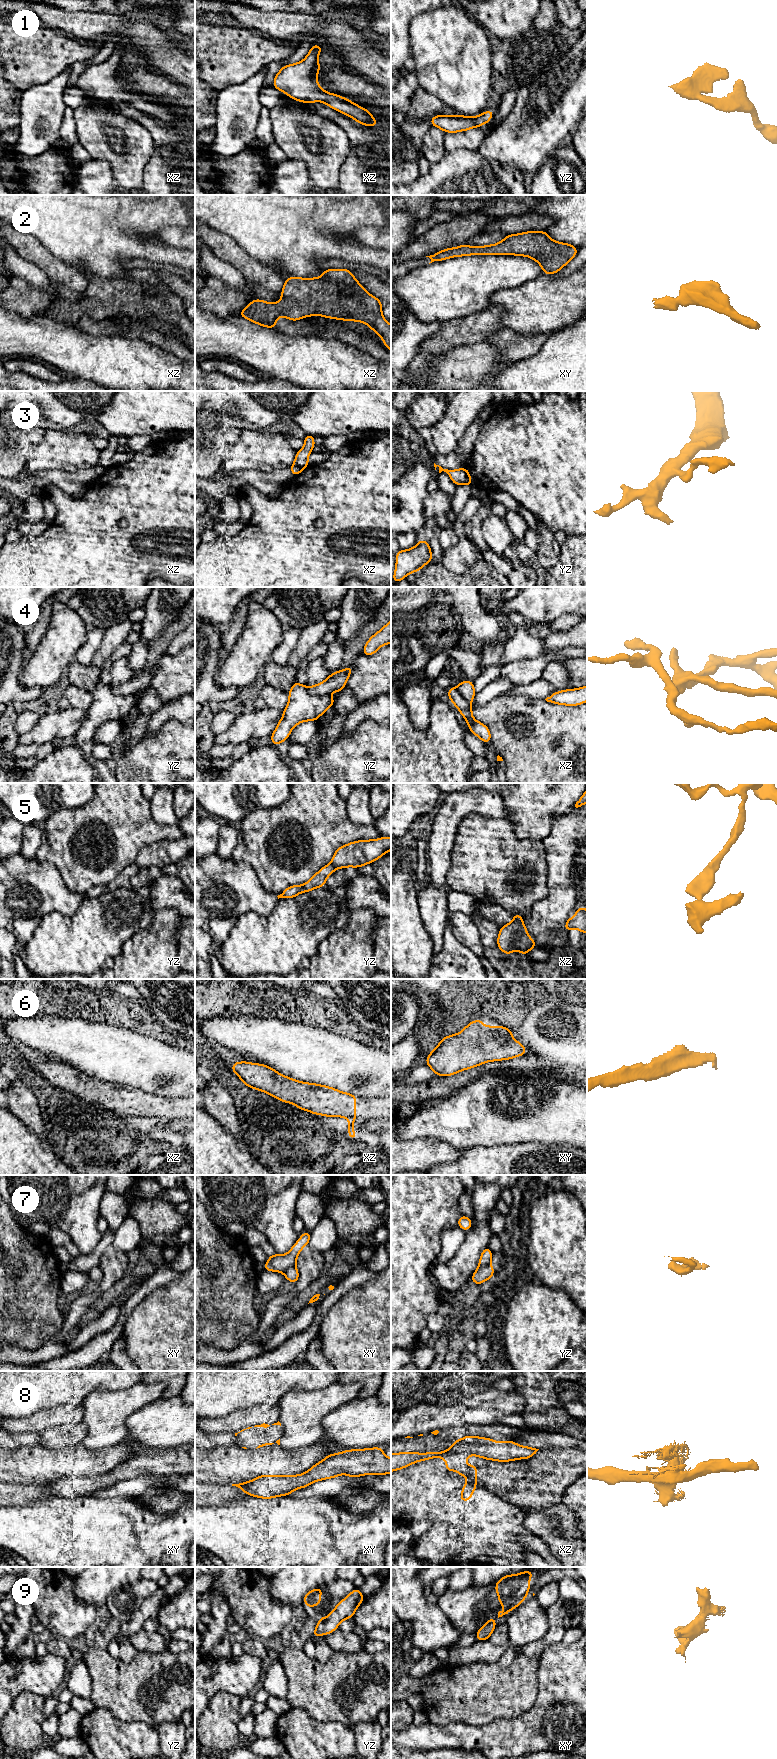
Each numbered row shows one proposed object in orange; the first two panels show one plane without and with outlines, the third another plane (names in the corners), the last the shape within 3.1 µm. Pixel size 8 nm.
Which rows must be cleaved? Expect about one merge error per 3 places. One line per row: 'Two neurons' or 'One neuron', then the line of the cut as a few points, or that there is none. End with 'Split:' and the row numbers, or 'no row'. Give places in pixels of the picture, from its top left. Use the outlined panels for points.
1: One neuron. No split
2: One neuron. No split
3: One neuron. No split
4: Two neurons. Split along yz (305, 687), (311, 695), (327, 695)
5: Two neurons. Split along yz (331, 863), (335, 868)
6: One neuron. No split
7: Two neurons. Split along xy (294, 1264), (284, 1273)
8: One neuron. No split
9: Two neurons. Split along yz (327, 1618), (319, 1623)
Split: 4, 5, 7, 9

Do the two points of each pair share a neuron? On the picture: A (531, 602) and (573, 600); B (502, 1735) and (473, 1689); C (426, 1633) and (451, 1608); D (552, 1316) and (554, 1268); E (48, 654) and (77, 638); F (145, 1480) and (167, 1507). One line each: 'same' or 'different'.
A: same
B: different
C: different
D: different
E: same
F: same

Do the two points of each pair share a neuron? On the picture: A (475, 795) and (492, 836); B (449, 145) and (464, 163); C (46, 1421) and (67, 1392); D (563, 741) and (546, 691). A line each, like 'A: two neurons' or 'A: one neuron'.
A: two neurons
B: two neurons
C: two neurons
D: two neurons

